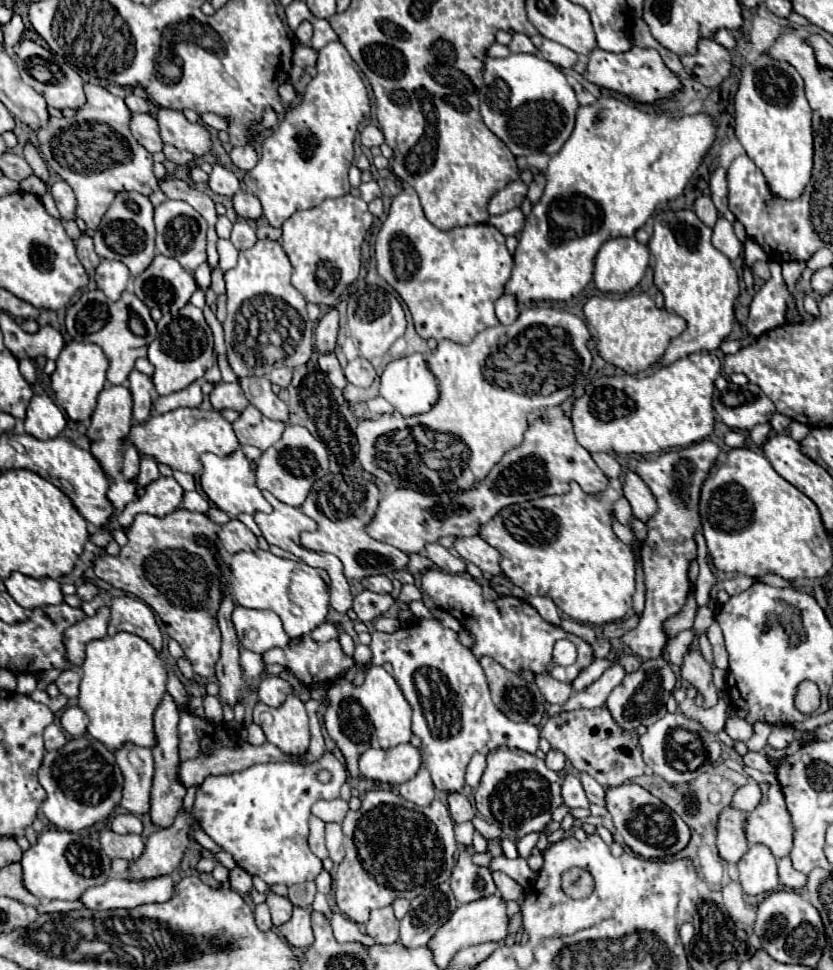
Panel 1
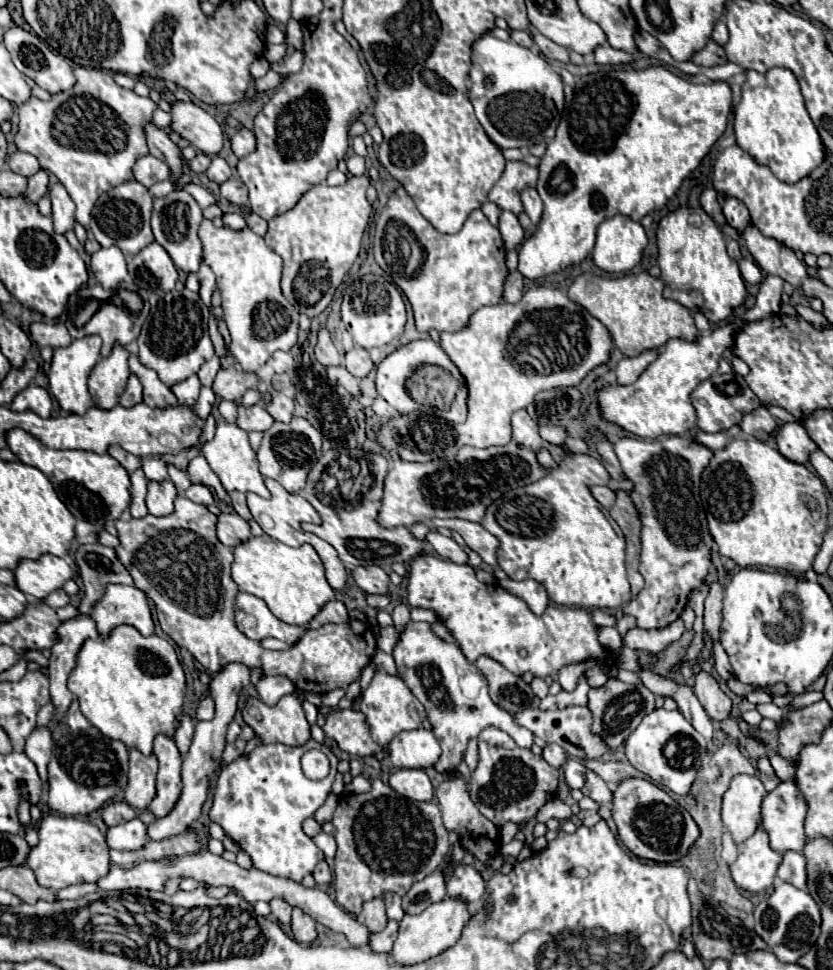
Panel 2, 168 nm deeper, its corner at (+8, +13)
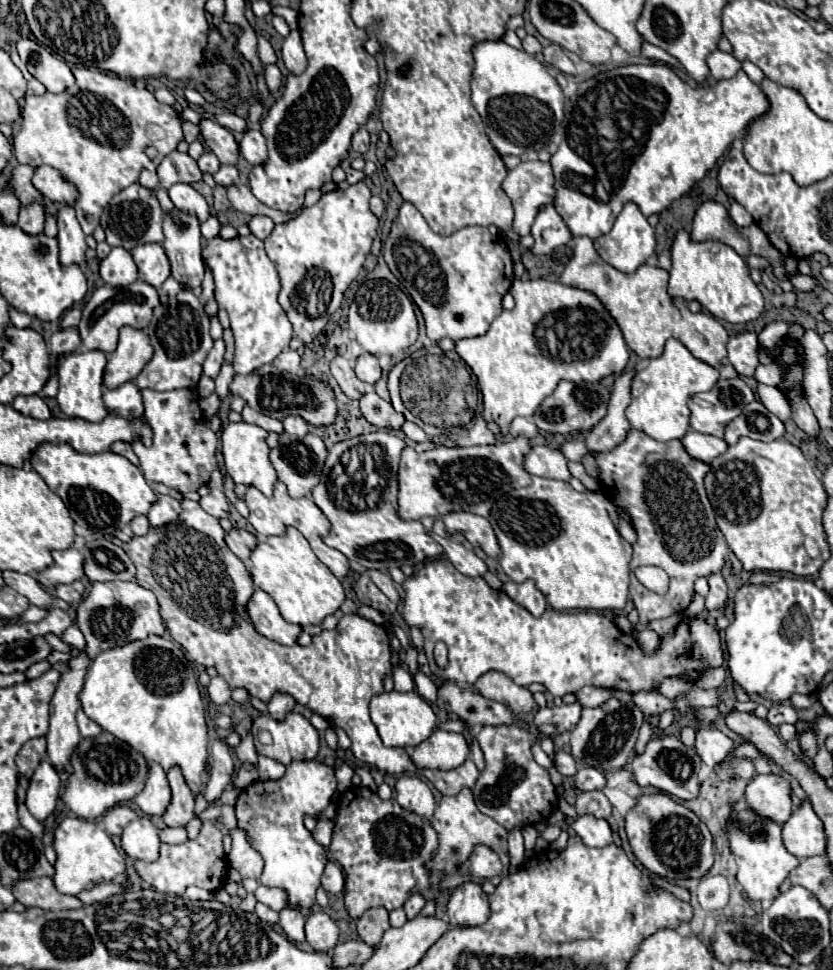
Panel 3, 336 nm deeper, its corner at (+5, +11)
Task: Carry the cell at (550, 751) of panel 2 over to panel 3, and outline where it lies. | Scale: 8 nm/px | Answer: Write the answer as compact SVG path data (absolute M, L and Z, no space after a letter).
M557 750L557 752L555 752L553 764L555 764L557 772L563 774L563 776L573 776L573 774L577 772L577 766L575 766L573 756L571 756L569 752L565 752L565 750Z

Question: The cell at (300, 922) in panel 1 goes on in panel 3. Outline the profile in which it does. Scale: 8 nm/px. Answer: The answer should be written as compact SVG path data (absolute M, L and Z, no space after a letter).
M321 910L321 912L311 912L305 918L305 936L307 944L317 950L317 952L327 952L337 944L339 928L335 922Z

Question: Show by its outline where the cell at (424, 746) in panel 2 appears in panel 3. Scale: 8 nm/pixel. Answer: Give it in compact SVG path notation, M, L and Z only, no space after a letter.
M435 730L427 740L409 748L409 756L417 768L451 770L469 756L469 744L461 734Z

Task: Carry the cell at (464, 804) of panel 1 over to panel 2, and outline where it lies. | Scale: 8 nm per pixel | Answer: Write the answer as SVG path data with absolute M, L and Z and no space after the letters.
M448 778L444 780L438 788L436 788L436 798L438 798L438 808L442 812L442 820L444 820L444 826L446 830L452 830L458 834L460 838L460 844L462 848L472 854L478 862L482 864L488 864L488 860L498 854L500 850L500 828L496 824L492 824L490 820L486 820L476 804L470 800L470 794L468 794L468 788L466 788L466 782L460 780L460 778Z

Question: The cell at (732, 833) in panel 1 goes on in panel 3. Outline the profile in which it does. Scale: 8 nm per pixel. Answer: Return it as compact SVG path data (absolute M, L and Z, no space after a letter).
M775 774L751 778L745 788L745 802L747 808L757 816L773 820L777 824L783 824L793 810L789 782Z

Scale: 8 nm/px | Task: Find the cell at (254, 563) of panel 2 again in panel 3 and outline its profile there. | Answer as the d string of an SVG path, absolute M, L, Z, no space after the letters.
M293 528L287 530L287 536L269 536L265 542L259 542L247 566L253 584L275 600L281 616L291 624L321 624L323 618L339 610L345 600L341 582L313 554L303 534Z

